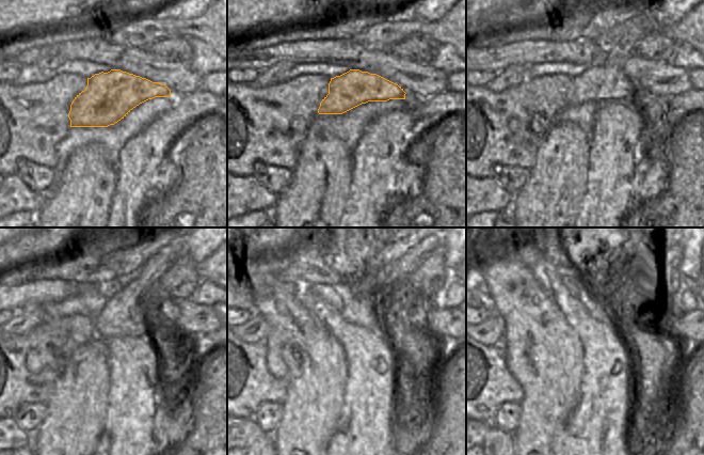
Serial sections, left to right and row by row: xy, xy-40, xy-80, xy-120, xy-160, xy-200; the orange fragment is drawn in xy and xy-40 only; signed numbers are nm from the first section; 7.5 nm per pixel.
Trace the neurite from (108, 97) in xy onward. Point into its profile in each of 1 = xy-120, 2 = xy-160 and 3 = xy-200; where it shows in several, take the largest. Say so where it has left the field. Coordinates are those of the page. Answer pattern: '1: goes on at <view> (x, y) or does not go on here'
1: goes on at xy-120 (124, 315)
2: goes on at xy-160 (366, 308)
3: goes on at xy-200 (638, 270)

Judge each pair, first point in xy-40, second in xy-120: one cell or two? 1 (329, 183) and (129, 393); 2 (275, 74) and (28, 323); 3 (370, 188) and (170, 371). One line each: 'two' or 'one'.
1: two
2: one
3: two

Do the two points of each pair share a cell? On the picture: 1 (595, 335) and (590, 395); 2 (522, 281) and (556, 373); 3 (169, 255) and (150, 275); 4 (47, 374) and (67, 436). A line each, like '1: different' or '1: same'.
1: same
2: same
3: same
4: different

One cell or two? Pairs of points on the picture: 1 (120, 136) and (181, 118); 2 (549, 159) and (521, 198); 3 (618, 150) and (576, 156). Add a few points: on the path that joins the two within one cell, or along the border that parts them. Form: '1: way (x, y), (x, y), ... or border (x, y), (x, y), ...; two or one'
1: border (163, 112), (124, 143); two
2: way (549, 169), (530, 189); one
3: border (590, 143), (589, 170), (586, 178); two

